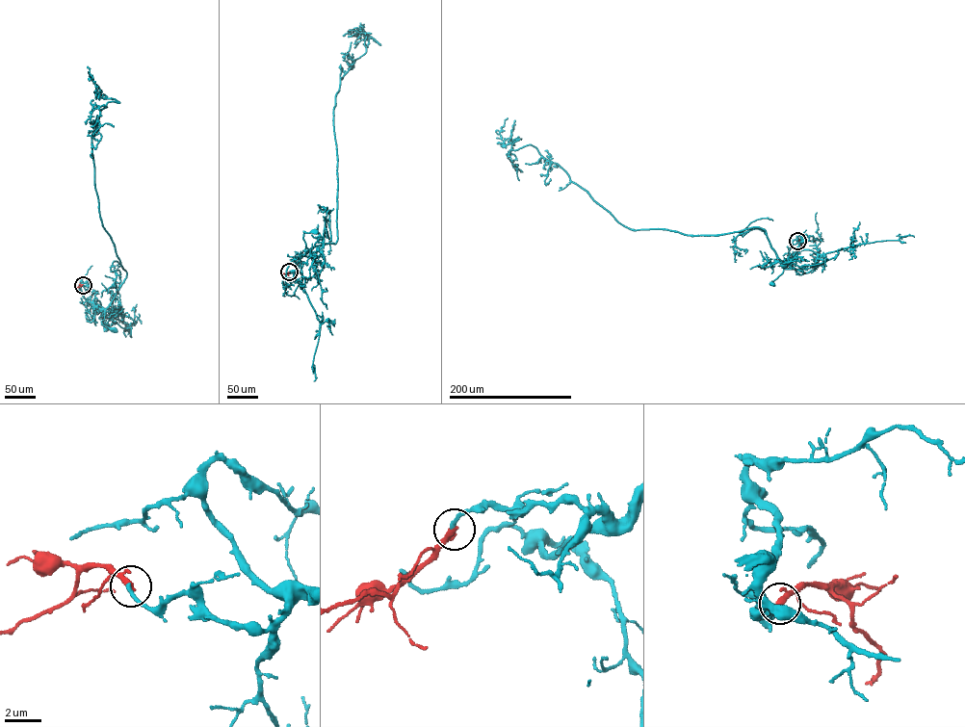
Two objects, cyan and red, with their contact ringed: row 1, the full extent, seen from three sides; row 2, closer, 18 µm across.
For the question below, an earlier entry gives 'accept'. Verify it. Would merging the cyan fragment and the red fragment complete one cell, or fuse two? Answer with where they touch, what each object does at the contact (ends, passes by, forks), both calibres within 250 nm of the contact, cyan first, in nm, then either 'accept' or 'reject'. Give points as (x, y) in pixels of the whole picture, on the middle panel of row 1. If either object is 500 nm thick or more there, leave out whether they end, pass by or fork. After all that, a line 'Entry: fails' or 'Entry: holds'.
(289, 272) | cyan ends | red passes by | 240/240 nm | reject
Entry: fails

